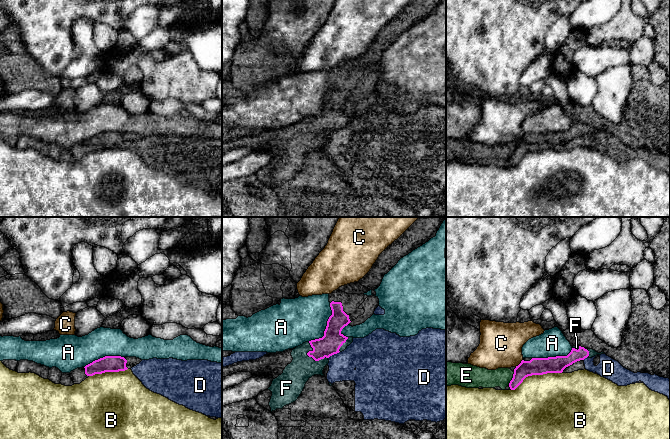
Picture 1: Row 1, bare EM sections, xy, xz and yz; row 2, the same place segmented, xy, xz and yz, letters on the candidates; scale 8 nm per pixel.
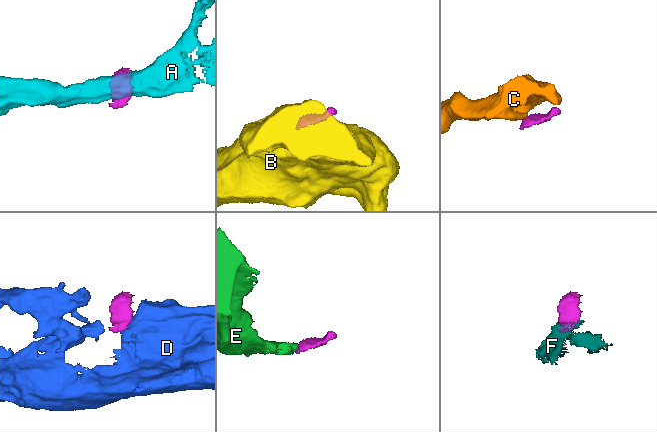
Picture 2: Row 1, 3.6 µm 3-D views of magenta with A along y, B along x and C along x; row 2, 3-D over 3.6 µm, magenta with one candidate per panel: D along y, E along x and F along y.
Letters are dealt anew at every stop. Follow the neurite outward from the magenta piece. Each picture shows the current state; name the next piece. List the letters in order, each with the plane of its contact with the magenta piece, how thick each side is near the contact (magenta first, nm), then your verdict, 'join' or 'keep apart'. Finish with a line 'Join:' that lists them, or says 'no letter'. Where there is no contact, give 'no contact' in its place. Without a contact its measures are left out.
A: meets magenta in xz; 170 nm thick on the magenta side, 360 nm on the other; keep apart
B: meets magenta in yz; 140 nm thick on the magenta side, 480 nm on the other; keep apart
C: meets magenta in yz; 140 nm thick on the magenta side, 340 nm on the other; keep apart
D: meets magenta in xz; 170 nm thick on the magenta side, 260 nm on the other; keep apart
E: meets magenta in yz; 140 nm thick on the magenta side, 160 nm on the other; keep apart
F: meets magenta in xz; 170 nm thick on the magenta side, 200 nm on the other; join
Join: F

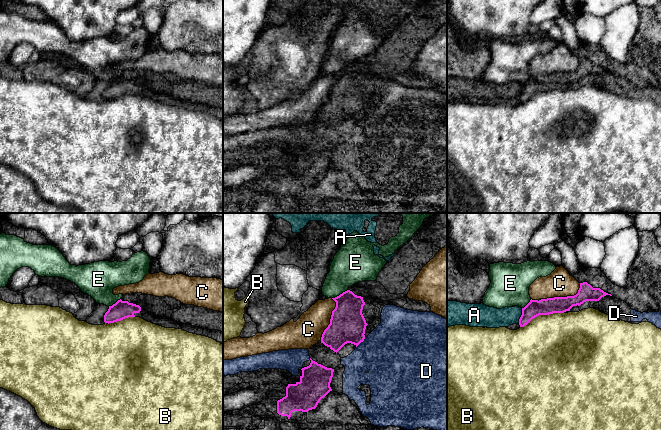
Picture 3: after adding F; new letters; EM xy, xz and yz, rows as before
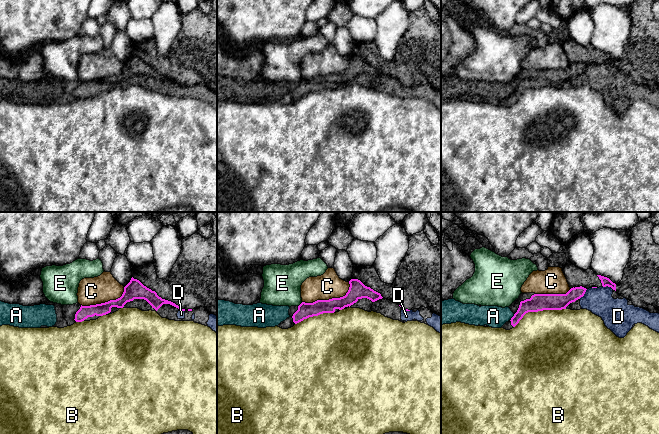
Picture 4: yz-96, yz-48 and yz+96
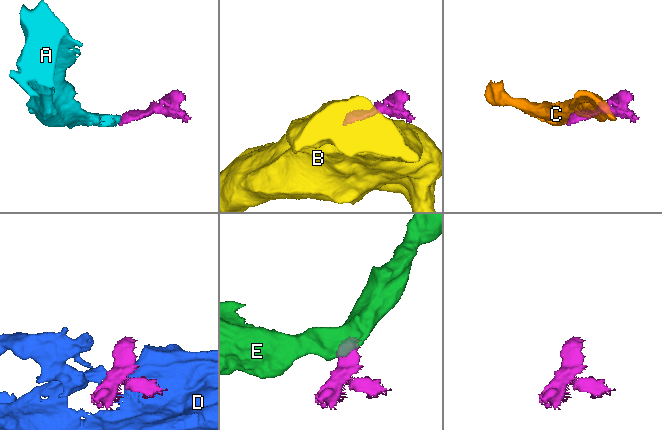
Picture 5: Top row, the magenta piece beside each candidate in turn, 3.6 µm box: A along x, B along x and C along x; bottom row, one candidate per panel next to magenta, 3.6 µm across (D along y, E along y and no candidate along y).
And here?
A: meets magenta in yz; 140 nm thick on the magenta side, 170 nm on the other; keep apart
B: meets magenta in yz; 140 nm thick on the magenta side, 480 nm on the other; keep apart
C: meets magenta in yz; 140 nm thick on the magenta side, 220 nm on the other; keep apart
D: meets magenta in xz; 280 nm thick on the magenta side, 460 nm on the other; keep apart
E: meets magenta in xz; 280 nm thick on the magenta side, 300 nm on the other; keep apart
Join: no letter

